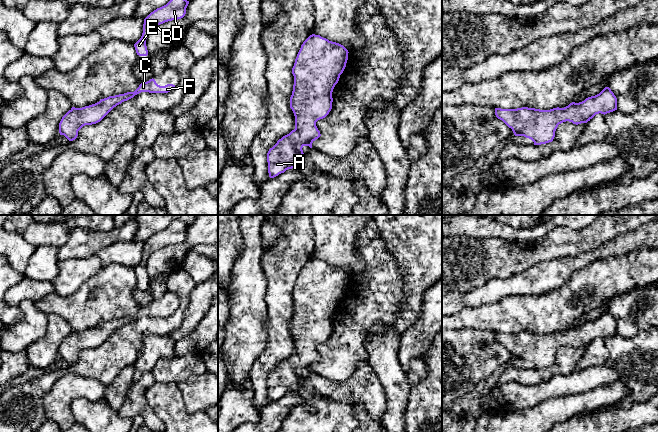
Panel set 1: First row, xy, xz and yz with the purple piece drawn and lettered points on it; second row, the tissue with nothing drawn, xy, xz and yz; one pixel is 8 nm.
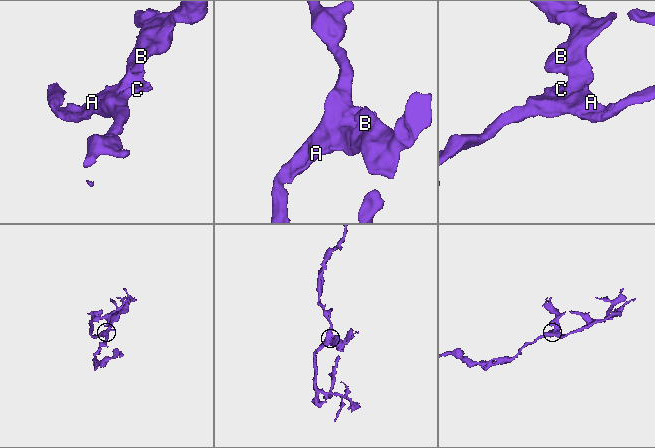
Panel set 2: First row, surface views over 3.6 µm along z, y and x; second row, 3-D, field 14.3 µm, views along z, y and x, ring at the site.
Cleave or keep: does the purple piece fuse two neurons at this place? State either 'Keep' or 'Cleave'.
Keep

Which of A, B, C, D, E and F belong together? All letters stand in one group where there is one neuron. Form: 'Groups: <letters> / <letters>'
Groups: A B C D E F

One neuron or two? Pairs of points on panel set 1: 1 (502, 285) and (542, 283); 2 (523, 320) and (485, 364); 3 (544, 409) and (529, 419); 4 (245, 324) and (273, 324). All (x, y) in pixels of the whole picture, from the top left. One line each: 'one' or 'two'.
1: one
2: two
3: one
4: two

